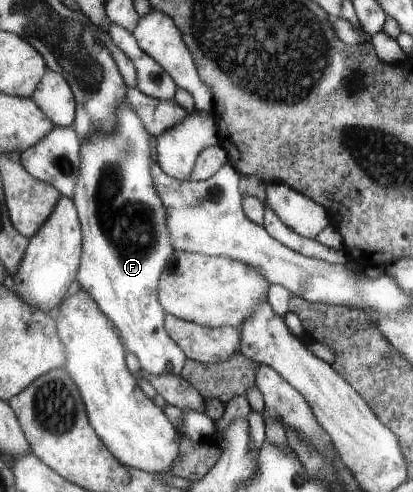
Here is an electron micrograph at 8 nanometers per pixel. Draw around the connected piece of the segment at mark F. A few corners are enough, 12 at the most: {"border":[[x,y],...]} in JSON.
{"border":[[127,95],[83,141],[78,280],[146,373],[180,375],[155,137]]}

